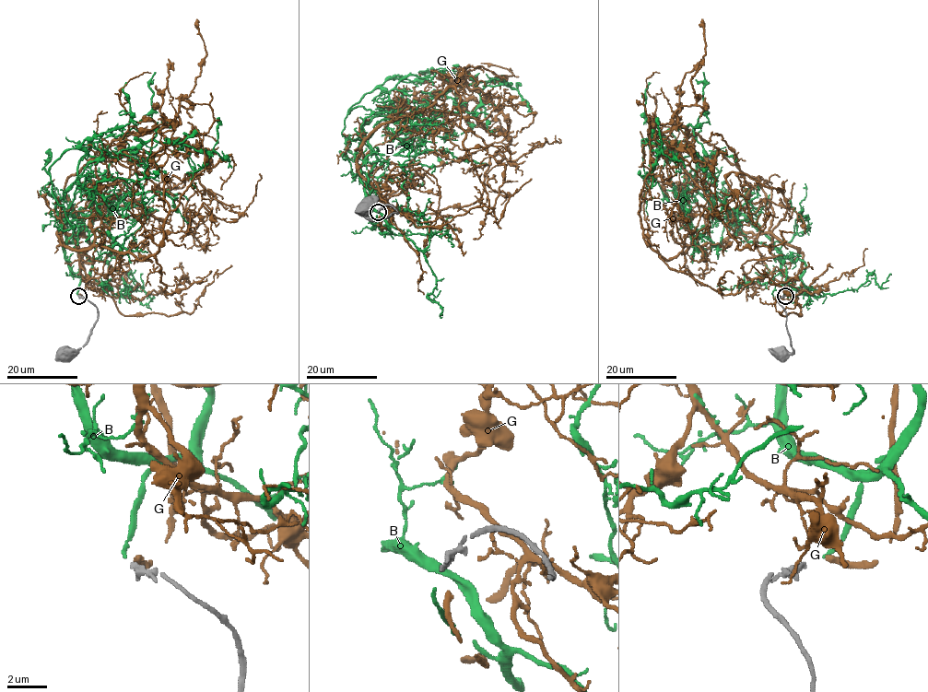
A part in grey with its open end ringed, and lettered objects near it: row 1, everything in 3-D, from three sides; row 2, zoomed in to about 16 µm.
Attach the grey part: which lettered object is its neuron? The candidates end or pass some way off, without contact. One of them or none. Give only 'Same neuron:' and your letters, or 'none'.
Same neuron: B

